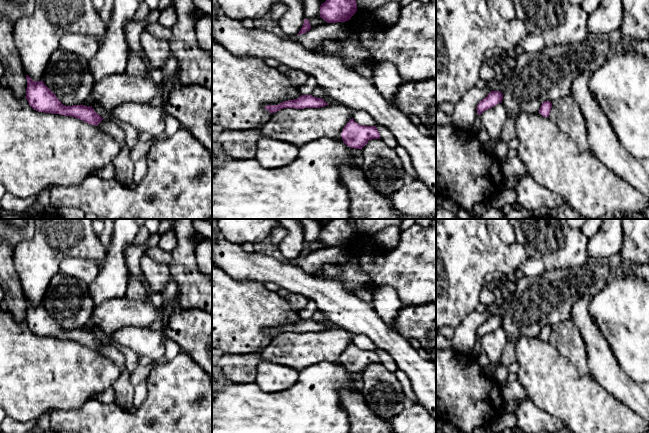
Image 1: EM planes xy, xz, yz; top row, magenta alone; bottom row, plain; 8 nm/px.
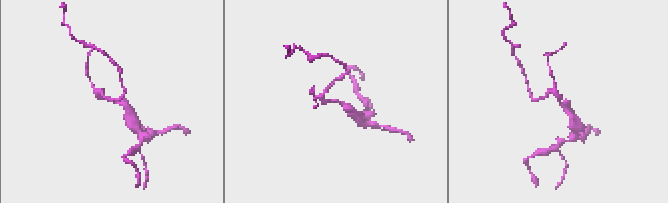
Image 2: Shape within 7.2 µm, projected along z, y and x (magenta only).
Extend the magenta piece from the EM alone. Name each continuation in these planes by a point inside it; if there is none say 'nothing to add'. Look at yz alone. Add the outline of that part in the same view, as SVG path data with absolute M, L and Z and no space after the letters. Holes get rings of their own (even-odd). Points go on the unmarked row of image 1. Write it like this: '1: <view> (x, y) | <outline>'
nothing to add

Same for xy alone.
nothing to add

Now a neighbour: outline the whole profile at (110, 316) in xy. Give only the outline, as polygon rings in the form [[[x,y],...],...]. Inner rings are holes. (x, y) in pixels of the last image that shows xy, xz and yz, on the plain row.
[[[114,298],[95,305],[91,318],[94,328],[100,328],[107,337],[126,327],[150,328],[157,317],[164,318],[166,304],[155,307],[150,301]]]

